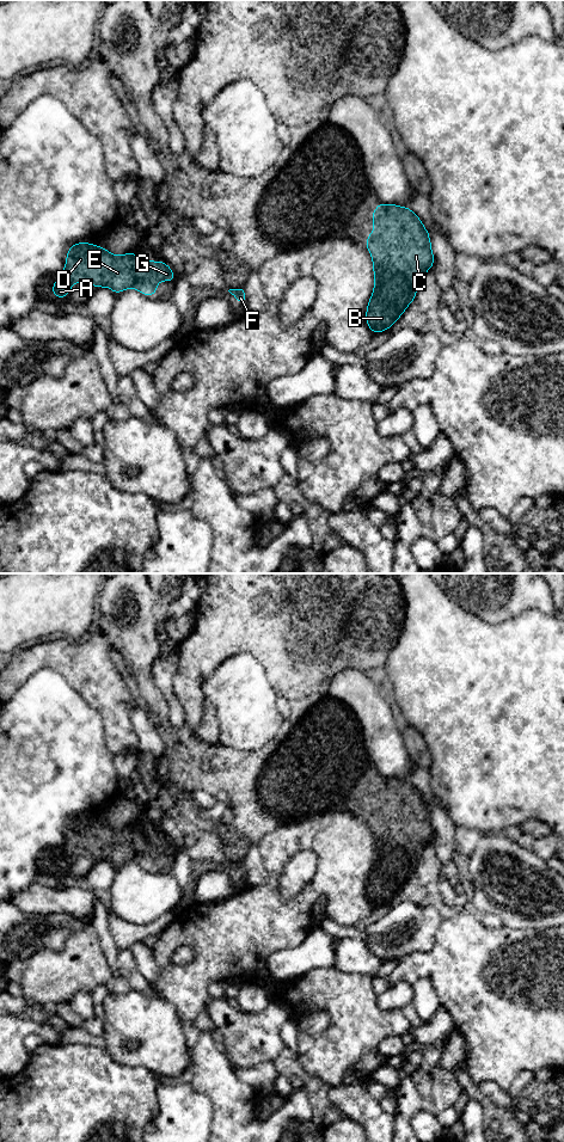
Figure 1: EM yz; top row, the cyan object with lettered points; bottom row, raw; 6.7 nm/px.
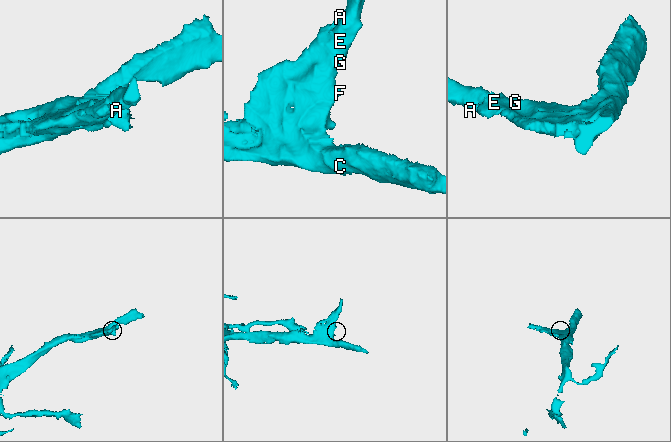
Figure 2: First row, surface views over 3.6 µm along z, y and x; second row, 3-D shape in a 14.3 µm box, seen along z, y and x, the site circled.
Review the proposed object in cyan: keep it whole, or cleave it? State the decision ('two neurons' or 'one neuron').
one neuron

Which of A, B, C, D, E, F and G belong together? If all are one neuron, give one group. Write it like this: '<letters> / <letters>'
A B C D E F G

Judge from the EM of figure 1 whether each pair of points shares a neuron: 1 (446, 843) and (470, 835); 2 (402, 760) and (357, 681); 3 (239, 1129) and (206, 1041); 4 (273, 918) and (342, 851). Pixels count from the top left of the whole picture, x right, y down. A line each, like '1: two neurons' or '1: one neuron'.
1: two neurons
2: one neuron
3: one neuron
4: one neuron

